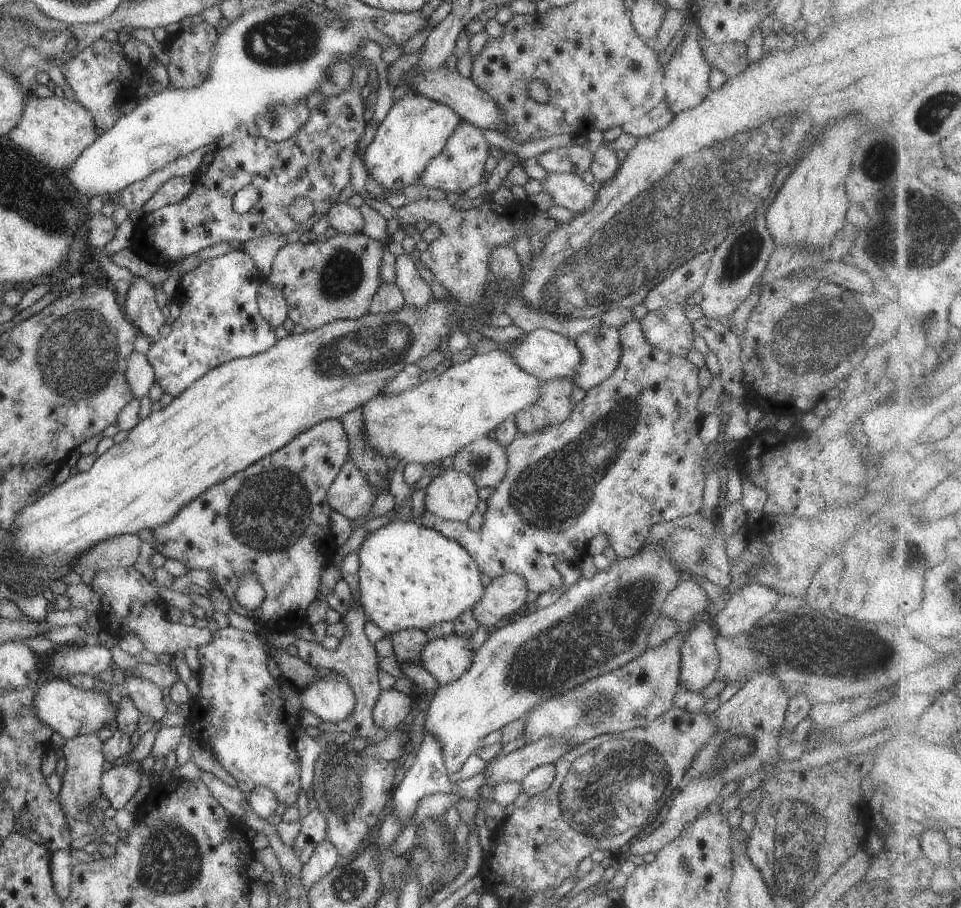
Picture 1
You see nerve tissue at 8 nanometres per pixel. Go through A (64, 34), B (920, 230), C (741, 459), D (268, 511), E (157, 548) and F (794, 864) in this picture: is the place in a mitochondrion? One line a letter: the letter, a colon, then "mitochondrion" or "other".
A: mitochondrion
B: mitochondrion
C: other
D: mitochondrion
E: other
F: mitochondrion

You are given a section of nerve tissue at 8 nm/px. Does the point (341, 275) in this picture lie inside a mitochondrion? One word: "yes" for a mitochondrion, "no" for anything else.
yes

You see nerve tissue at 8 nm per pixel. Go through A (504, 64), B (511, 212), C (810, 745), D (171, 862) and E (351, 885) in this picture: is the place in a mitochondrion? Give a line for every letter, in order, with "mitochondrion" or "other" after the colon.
A: other
B: other
C: other
D: mitochondrion
E: mitochondrion

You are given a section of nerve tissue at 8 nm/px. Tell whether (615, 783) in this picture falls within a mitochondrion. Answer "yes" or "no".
yes

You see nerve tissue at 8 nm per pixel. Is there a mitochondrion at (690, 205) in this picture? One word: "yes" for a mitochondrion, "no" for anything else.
yes

